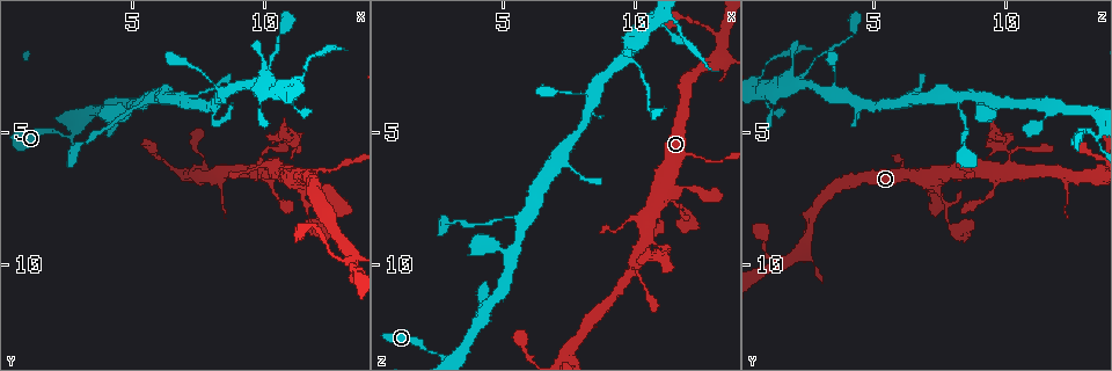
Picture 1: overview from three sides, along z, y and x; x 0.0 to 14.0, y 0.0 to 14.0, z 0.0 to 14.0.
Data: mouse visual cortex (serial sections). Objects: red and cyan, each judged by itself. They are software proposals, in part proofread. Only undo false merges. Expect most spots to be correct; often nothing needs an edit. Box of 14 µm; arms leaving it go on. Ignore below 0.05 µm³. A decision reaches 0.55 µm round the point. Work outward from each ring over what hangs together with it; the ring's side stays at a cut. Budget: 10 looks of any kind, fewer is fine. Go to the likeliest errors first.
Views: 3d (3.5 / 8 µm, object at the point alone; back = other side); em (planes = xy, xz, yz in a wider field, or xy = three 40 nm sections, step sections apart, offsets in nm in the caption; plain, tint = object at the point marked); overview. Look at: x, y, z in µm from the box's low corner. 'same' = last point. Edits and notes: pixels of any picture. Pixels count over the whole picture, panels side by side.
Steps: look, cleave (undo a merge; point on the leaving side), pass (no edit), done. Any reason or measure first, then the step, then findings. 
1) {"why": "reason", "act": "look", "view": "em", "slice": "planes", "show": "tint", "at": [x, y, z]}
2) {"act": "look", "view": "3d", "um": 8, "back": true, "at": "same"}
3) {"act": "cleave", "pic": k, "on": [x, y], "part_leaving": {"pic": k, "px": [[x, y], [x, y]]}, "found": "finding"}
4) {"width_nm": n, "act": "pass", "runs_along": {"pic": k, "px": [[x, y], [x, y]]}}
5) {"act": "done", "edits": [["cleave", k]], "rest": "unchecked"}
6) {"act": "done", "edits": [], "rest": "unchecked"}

{"why": "narrows sharply", "act": "look", "view": "3d", "um": 3.5, "back": true, "at": [2.3, 5.1, 13.3]}

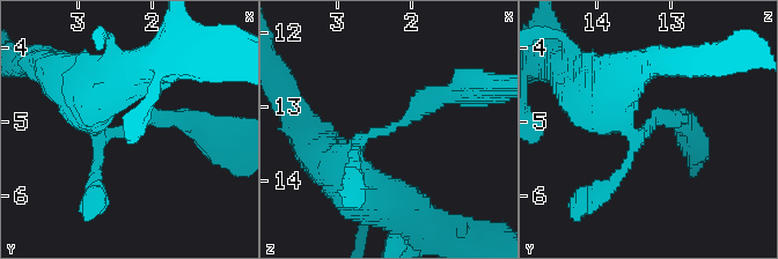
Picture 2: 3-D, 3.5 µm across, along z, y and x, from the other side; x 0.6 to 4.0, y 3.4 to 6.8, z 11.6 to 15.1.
{"arms": 3, "arm_widths_nm": [150, 250, 250], "act": "look", "view": "em", "slice": "xy", "step": 1, "show": "tint", "at": [2.30, 5.05, 13.35]}

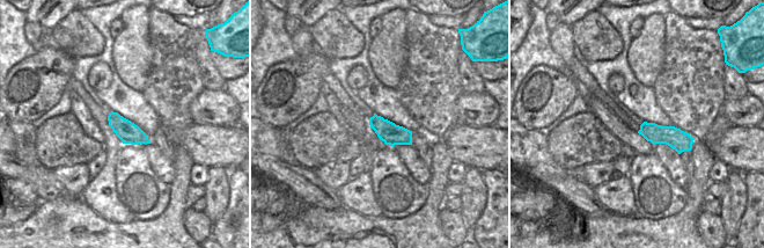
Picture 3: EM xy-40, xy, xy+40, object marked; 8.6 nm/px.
{"act": "pass", "runs_along": {"pic": 2, "px": [[454, 90], [365, 138], [340, 168]]}, "found": "one cell here"}

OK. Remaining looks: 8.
{"why": "sudden change in width", "act": "look", "view": "3d", "um": 8, "at": [10.2, 2.7, 2.5]}

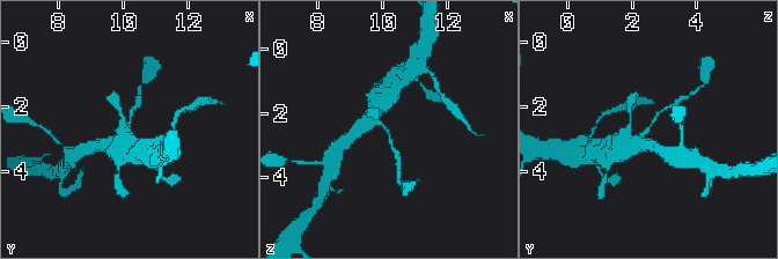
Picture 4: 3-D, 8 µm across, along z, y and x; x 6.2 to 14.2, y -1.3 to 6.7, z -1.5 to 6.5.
{"why": "zoom in", "act": "look", "view": "3d", "um": 3.5, "at": [10.2, 2.7, 2.5]}

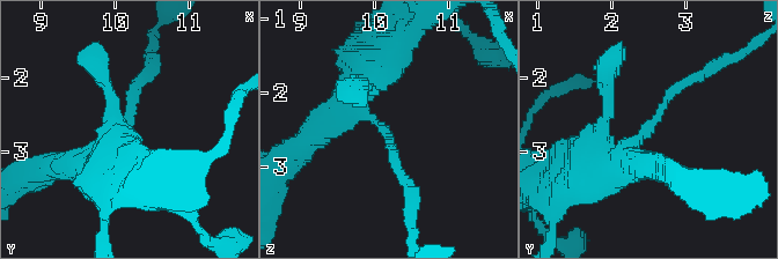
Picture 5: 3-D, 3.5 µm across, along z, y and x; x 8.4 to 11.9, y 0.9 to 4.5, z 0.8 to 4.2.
{"arm_widths_nm": [150, 450], "act": "pass", "found": "all the same cell"}

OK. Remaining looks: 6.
{"why": "sudden change in width", "act": "look", "view": "3d", "um": 3.5, "at": [10.4, 7.2, 9.6]}

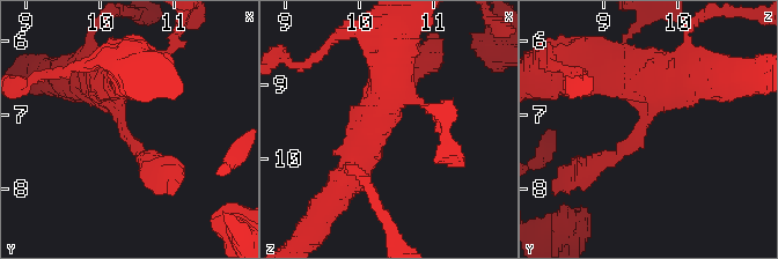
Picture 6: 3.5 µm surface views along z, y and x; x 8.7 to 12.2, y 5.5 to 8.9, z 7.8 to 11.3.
{"arm_widths_nm": [200, 500], "act": "look", "view": "em", "slice": "planes", "show": "tint", "at": [10.25, 7.15, 9.55]}

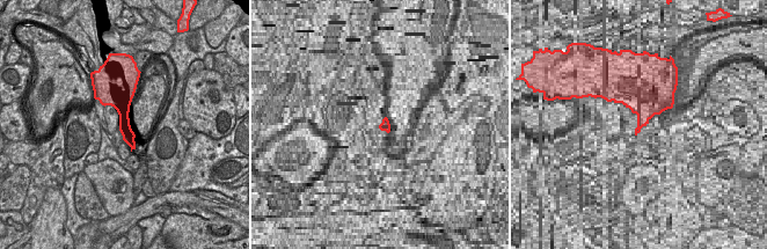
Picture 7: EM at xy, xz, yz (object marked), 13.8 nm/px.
{"act": "pass", "runs_along": {"pic": 6, "px": [[631, 71], [652, 117], [593, 167]]}, "found": "one cell here"}

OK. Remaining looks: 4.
{"why": "sudden change in width", "act": "look", "view": "3d", "um": 3.5, "at": [5.8, 5.9, 13.2]}

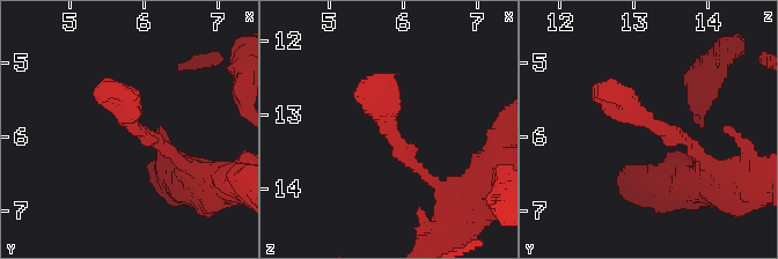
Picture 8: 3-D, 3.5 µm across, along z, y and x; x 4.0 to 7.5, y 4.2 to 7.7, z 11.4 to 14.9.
{"arm_widths_nm": [150, 300], "act": "look", "view": "em", "slice": "xy", "step": 3, "show": "plain", "at": [5.80, 5.85, 13.25]}

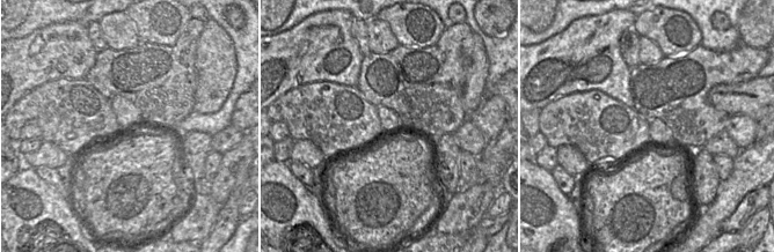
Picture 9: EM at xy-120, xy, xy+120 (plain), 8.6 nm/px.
{"act": "look", "view": "em", "slice": "xy", "step": 3, "show": "tint", "at": "same"}

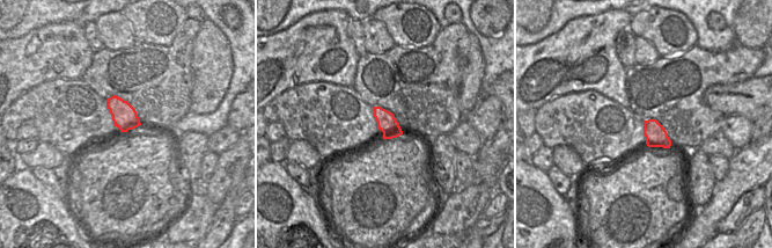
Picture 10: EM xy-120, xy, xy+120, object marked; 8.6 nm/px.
{"act": "pass", "runs_along": {"pic": 8, "px": [[437, 184], [391, 137], [376, 74]]}, "found": "continuous, no second cell"}

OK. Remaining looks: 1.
{"act": "done", "edits": [], "rest": "unchecked"}

